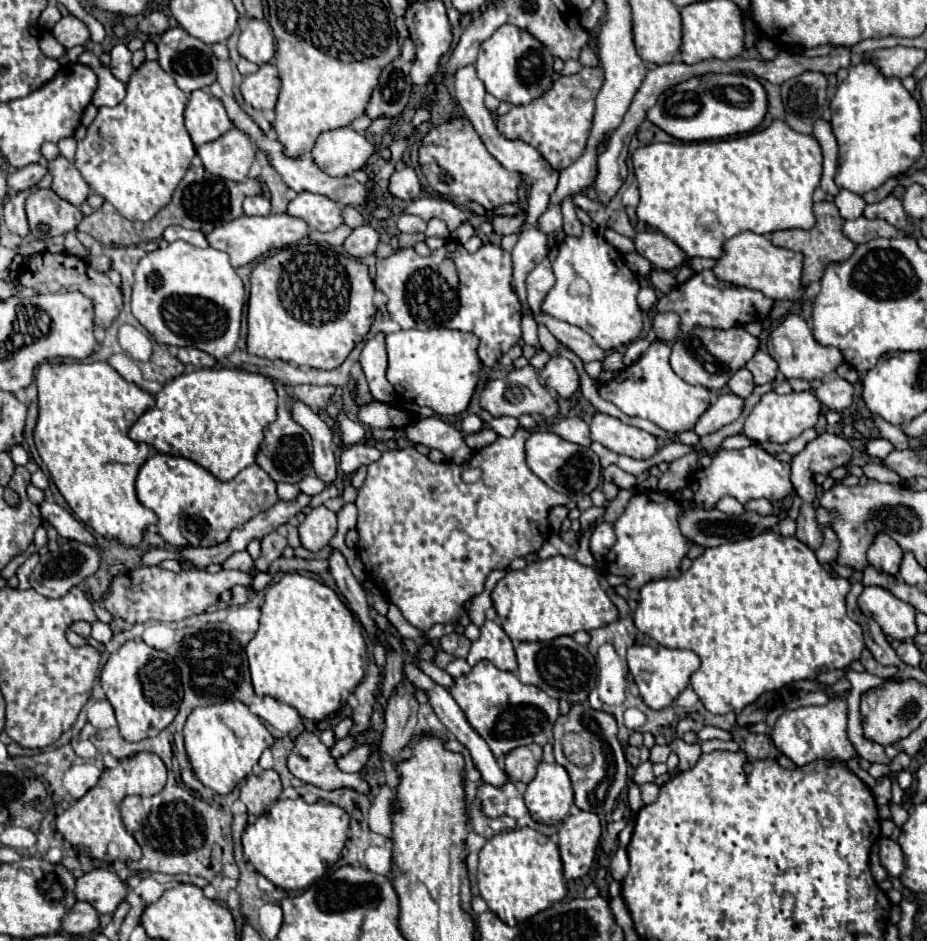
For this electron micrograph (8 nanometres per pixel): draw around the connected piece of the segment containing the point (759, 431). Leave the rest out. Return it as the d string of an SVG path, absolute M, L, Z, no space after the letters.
M775 391L765 393L759 403L753 407L753 411L749 413L749 417L745 419L745 427L743 433L751 439L751 441L759 441L759 443L787 443L793 437L799 437L805 429L811 429L817 425L819 419L819 409L821 403L819 399L811 393L811 391L801 391L801 393L789 393L789 395L779 395Z

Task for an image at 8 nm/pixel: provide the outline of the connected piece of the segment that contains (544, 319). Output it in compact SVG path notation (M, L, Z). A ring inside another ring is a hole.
M545 313L535 315L535 319L537 319L537 323L545 323L545 327L547 327L561 343L571 349L583 363L604 360L605 352L583 329L579 329L579 327L575 327L575 325L561 323L561 321L555 321L553 317L547 317Z

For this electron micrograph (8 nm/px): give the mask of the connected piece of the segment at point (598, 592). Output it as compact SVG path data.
M561 555L535 561L521 571L509 571L495 585L491 599L503 631L513 641L551 641L561 635L599 629L619 617L617 607L599 585L597 571Z

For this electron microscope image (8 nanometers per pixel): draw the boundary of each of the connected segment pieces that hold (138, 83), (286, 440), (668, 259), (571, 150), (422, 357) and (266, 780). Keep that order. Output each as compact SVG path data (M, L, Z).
M157 61L141 63L127 83L125 99L115 107L101 107L95 121L87 127L87 137L77 145L75 165L81 171L89 187L109 201L129 221L149 221L163 209L191 165L195 147L183 125L183 111L187 105L187 93L159 67Z
M281 405L277 409L277 419L265 429L265 441L261 443L261 449L257 453L257 465L267 471L267 475L275 483L299 483L307 475L313 473L313 447L311 447L311 437L309 433L291 419L289 407Z
M643 231L635 237L635 247L641 257L645 257L655 269L671 271L679 265L687 265L689 255L683 253L671 239L659 231Z
M583 67L577 75L559 77L551 91L543 97L535 99L525 107L511 107L507 115L497 117L497 127L505 139L519 139L531 147L535 147L541 157L553 167L561 171L569 167L585 149L587 135L591 129L593 113L595 113L595 95L603 85L603 69L597 67Z
M407 329L407 331L397 331L387 335L387 355L389 355L389 369L387 369L387 379L395 387L397 393L403 397L411 399L419 407L429 407L437 415L457 415L463 413L469 407L469 401L475 393L477 381L479 381L479 371L481 371L481 361L477 355L479 347L479 337L463 331L453 331L453 329Z
M269 769L261 775L249 775L245 785L241 787L239 799L245 803L249 815L265 815L269 807L279 799L281 795L281 781L279 775Z

